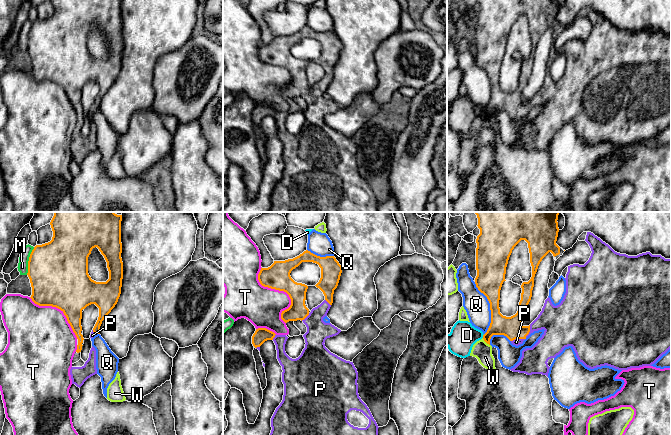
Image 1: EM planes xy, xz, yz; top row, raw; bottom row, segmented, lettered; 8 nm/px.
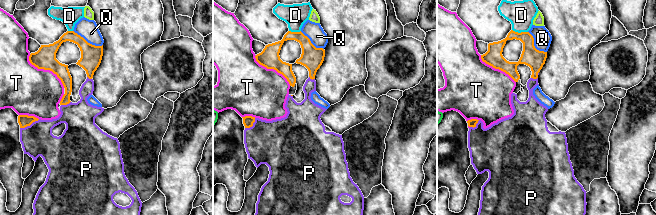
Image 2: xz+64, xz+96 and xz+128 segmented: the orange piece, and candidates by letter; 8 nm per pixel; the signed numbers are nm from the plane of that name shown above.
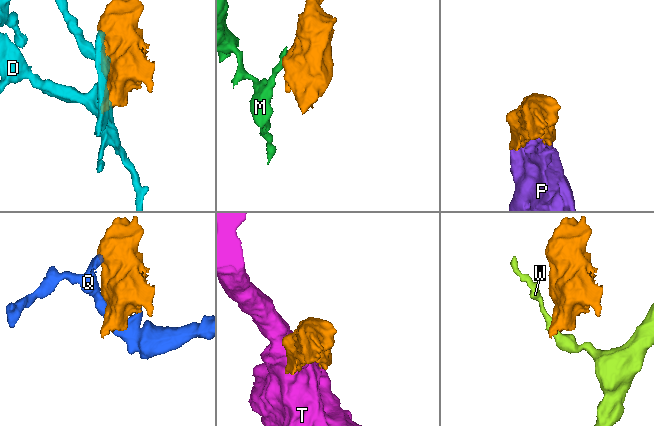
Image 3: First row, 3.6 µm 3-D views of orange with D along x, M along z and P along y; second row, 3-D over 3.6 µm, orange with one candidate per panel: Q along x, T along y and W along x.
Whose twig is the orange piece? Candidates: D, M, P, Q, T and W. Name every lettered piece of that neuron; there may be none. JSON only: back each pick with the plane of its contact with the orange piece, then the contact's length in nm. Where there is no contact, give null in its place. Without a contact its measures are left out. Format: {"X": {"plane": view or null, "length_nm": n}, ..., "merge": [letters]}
{"P": {"plane": "yz", "length_nm": 200}, "merge": ["P"]}

